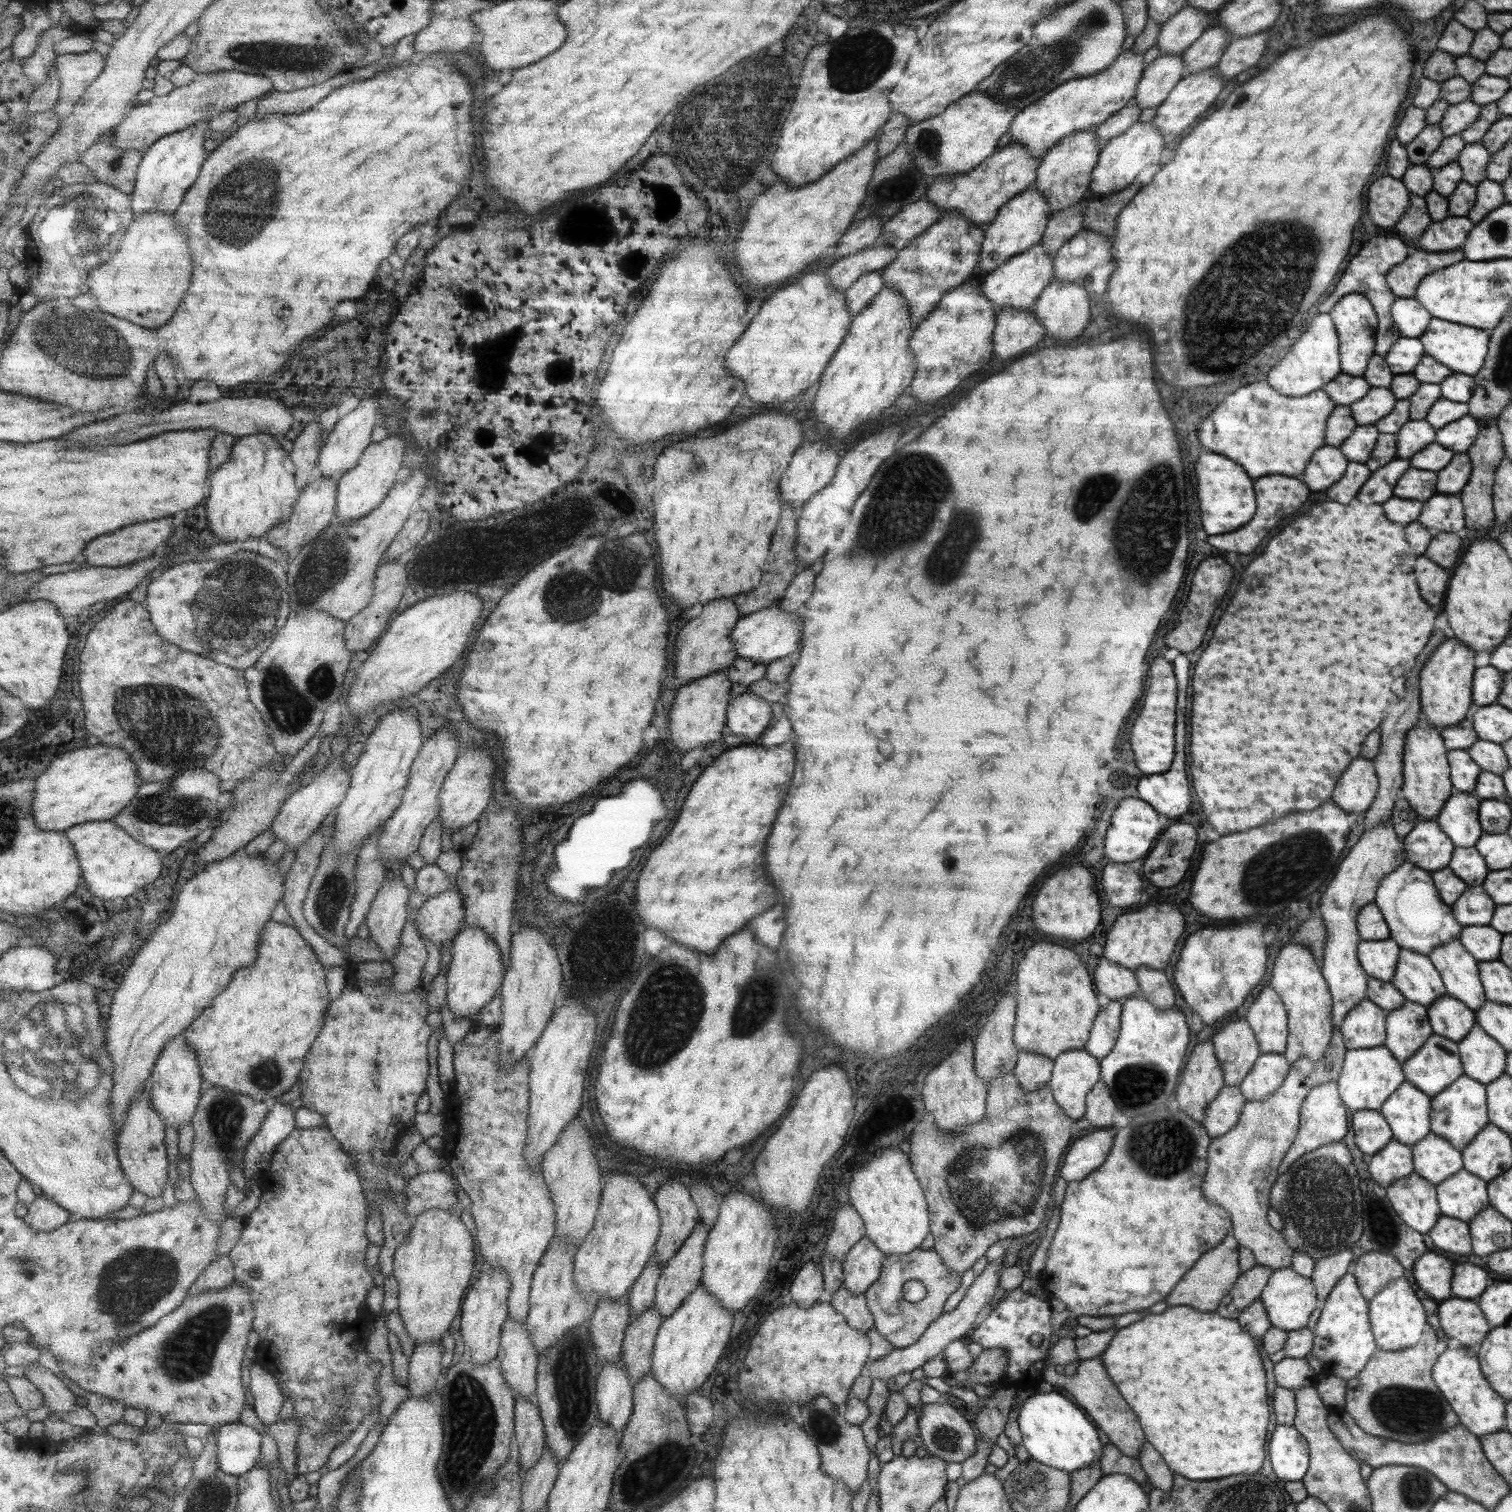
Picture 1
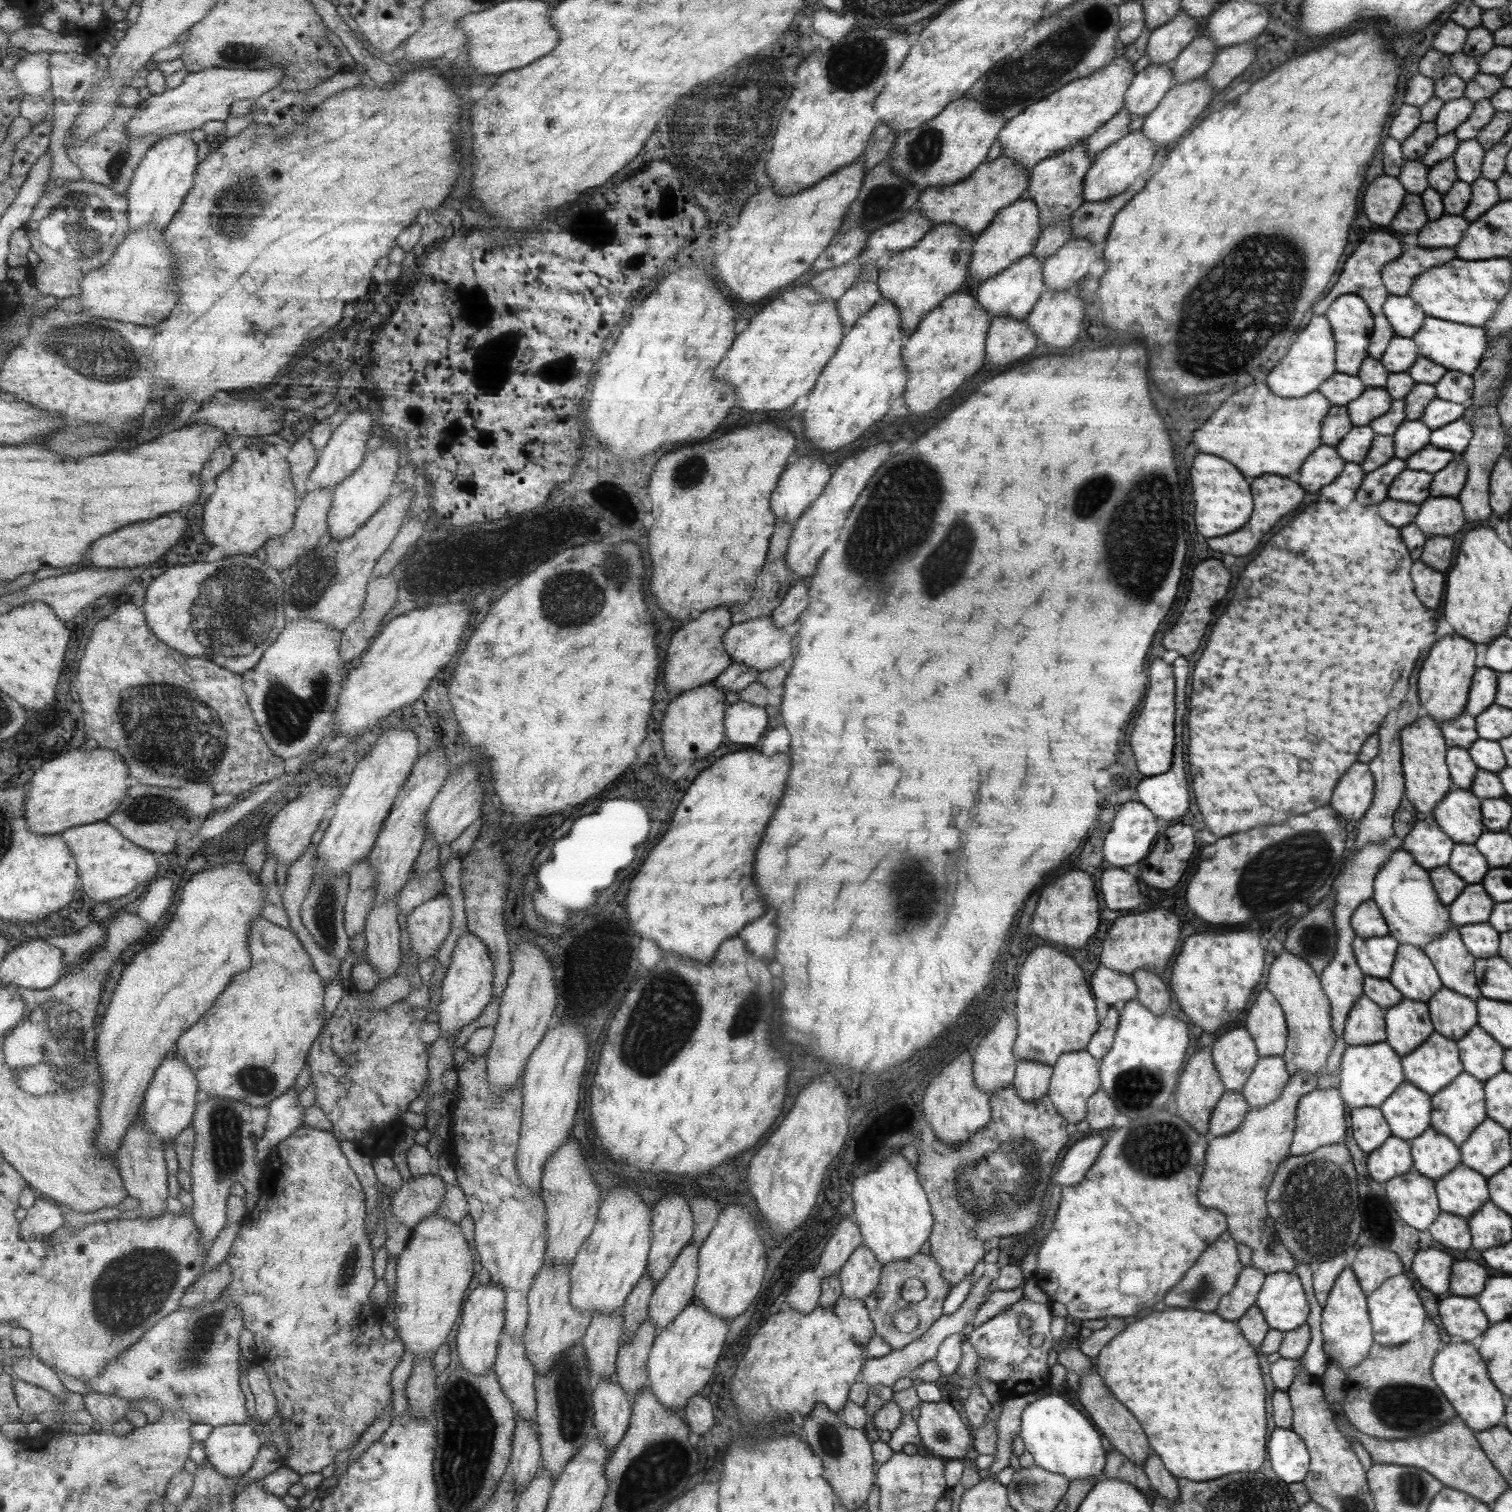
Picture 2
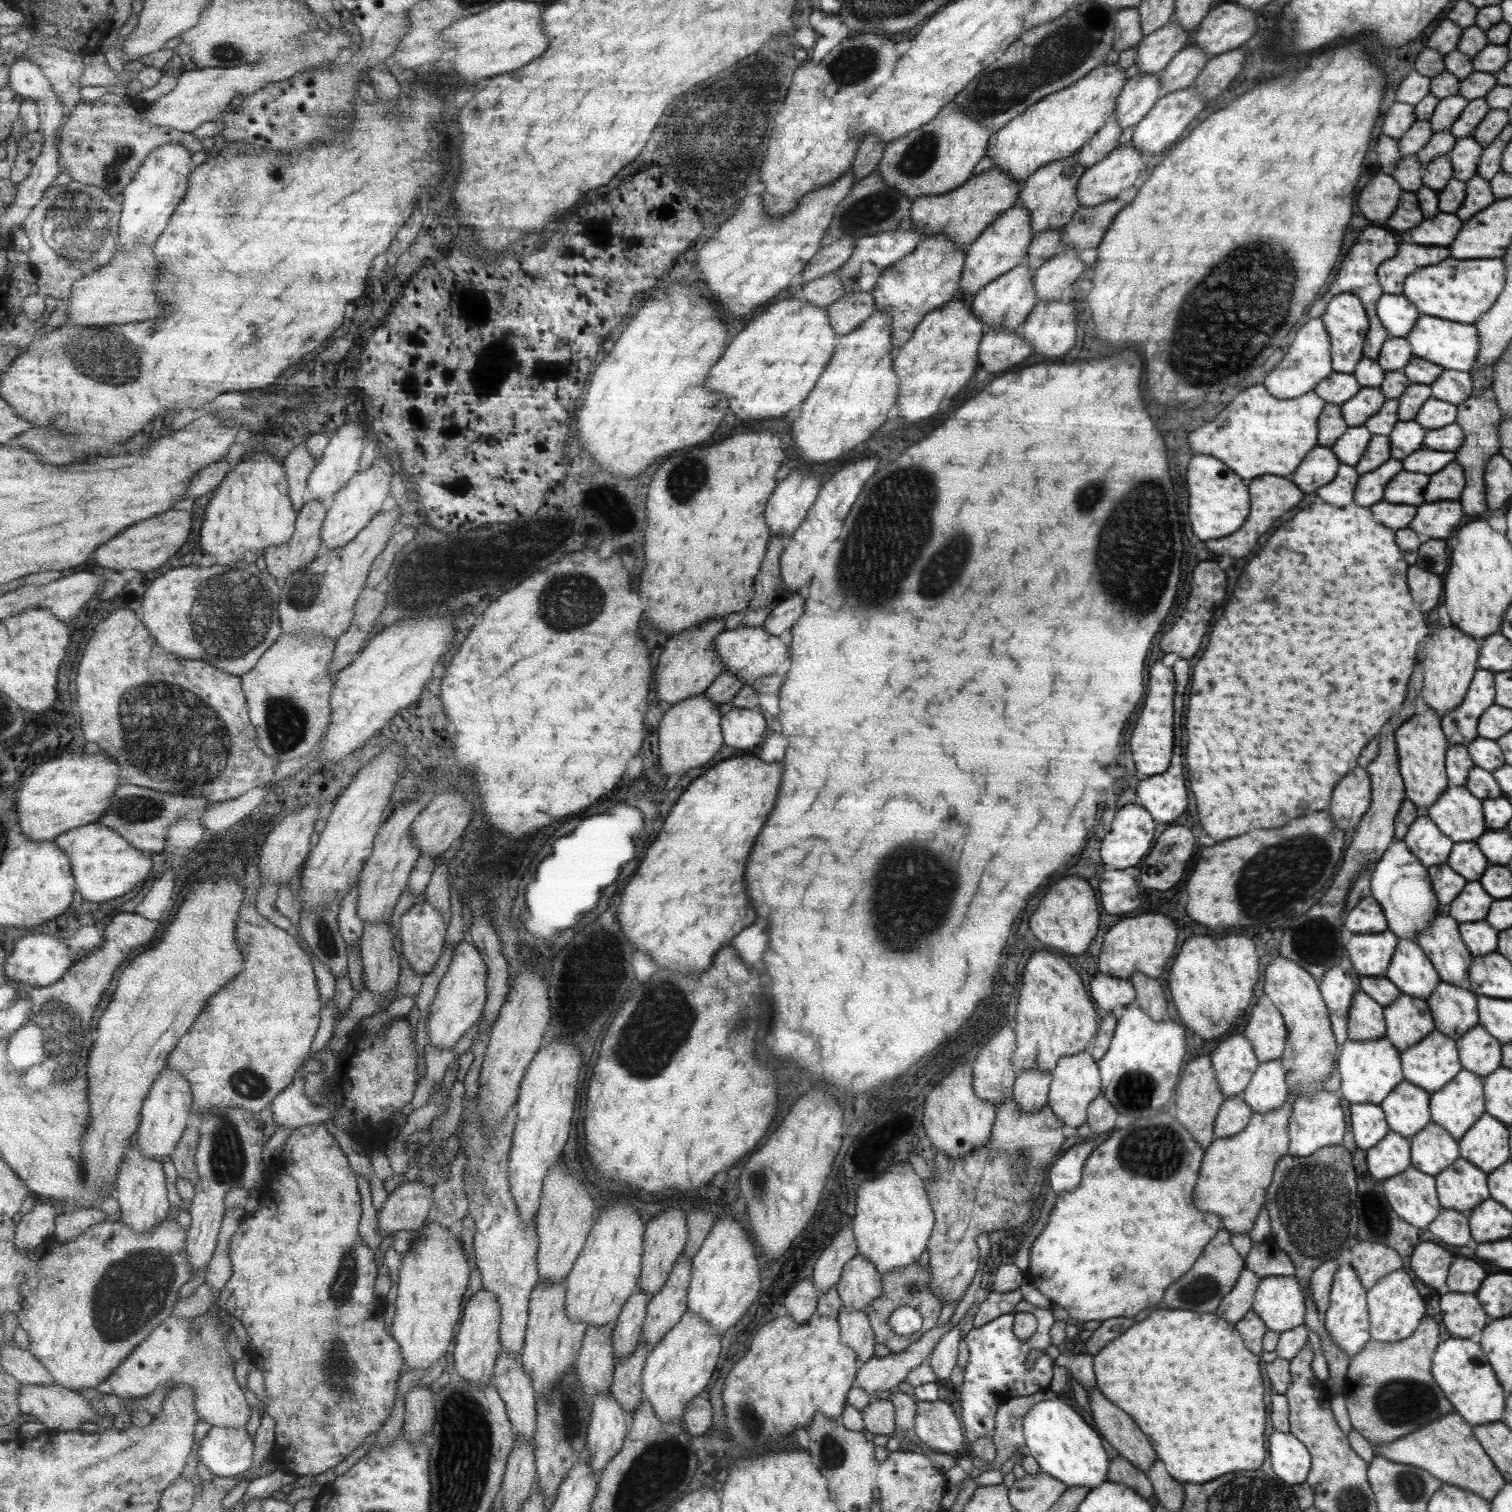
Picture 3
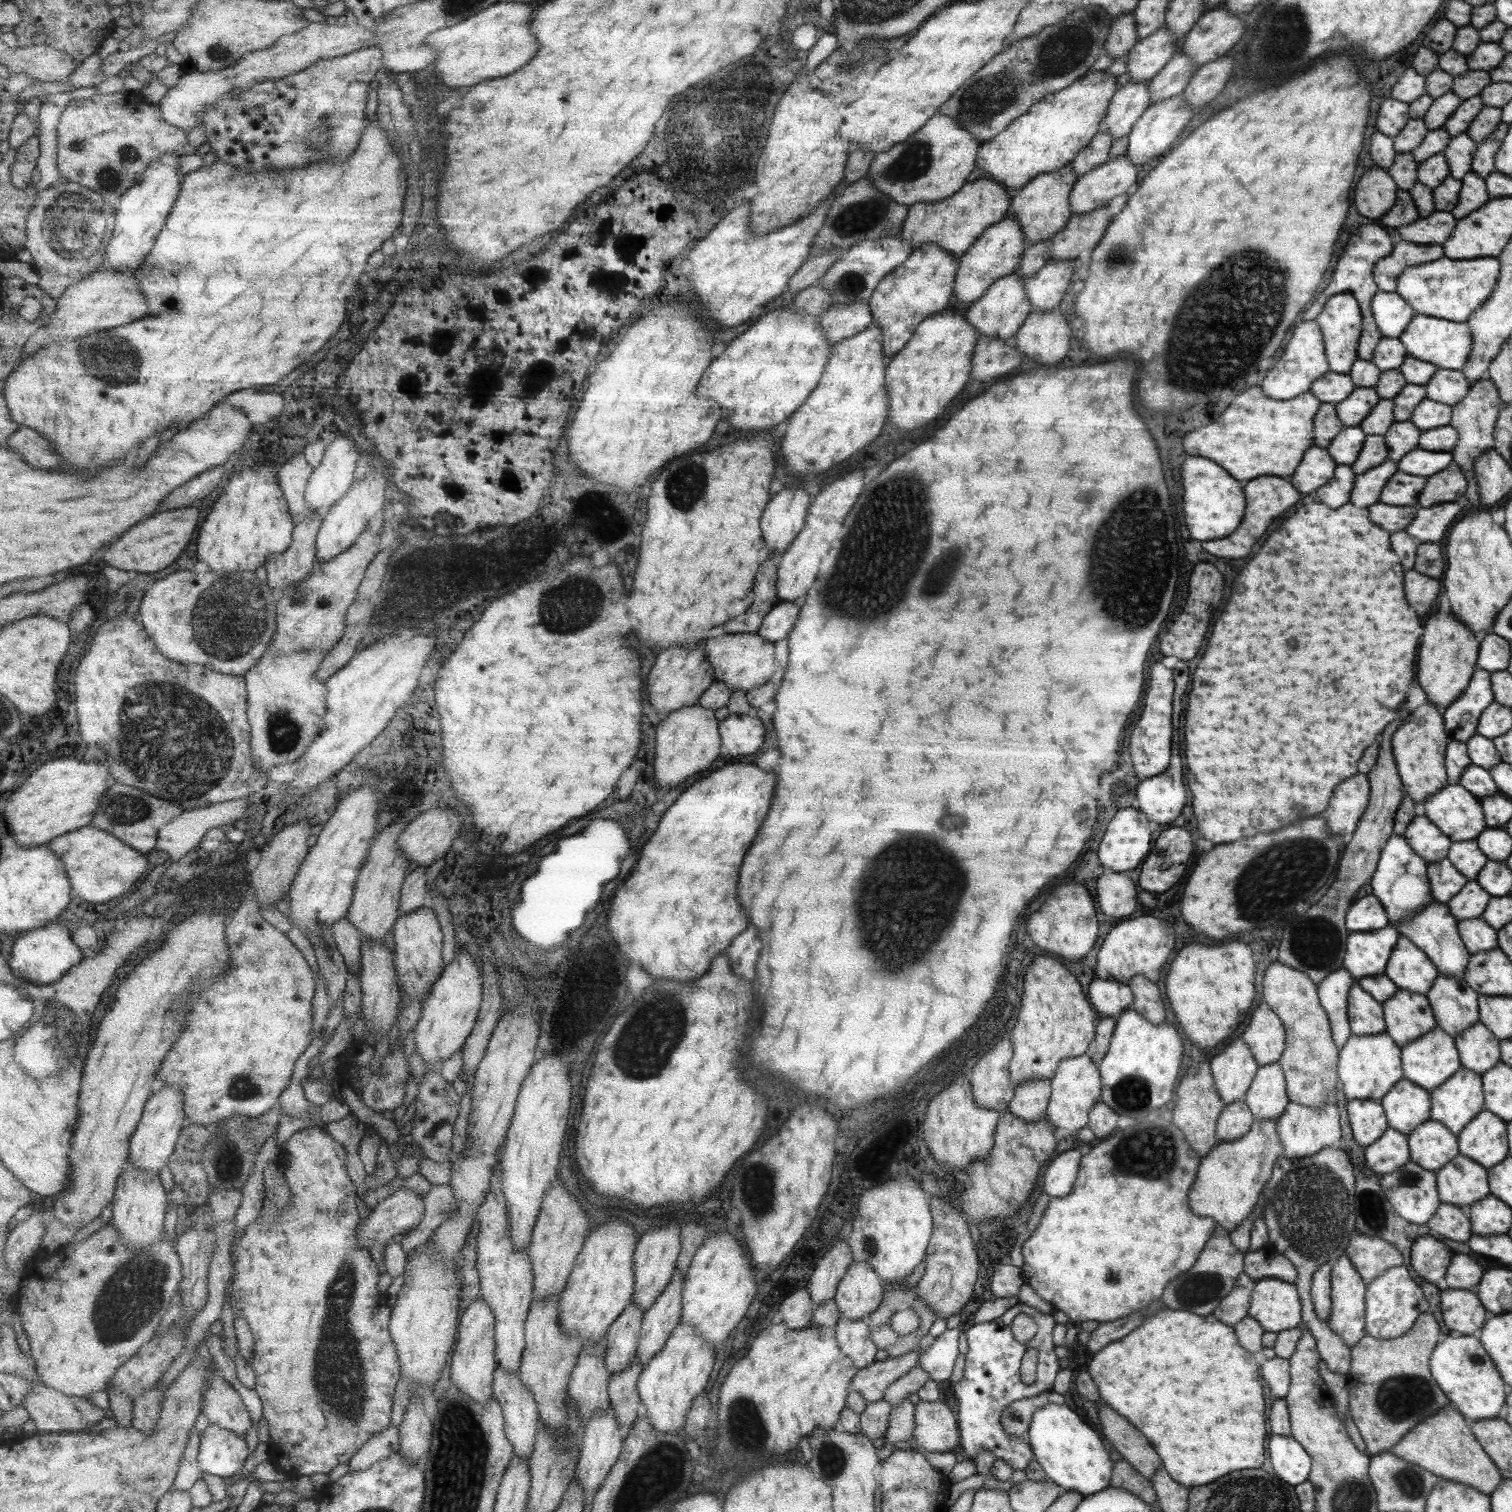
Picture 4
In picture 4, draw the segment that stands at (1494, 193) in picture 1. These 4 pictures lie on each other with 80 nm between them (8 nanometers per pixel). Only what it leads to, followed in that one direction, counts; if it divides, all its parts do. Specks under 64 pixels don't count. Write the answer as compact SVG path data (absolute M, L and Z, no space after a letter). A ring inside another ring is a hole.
M1469 172L1461 179L1460 183L1461 188L1459 189L1457 204L1450 211L1456 222L1461 221L1461 218L1468 217L1470 213L1480 209L1491 199L1484 180L1479 176Z

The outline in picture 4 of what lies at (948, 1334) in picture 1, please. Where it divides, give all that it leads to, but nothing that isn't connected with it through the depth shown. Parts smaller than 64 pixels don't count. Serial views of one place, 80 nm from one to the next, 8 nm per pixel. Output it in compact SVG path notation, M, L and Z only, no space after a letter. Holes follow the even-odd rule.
M920 1349L902 1354L900 1357L887 1357L885 1360L872 1362L860 1368L860 1372L852 1377L849 1390L861 1394L866 1402L880 1401L884 1391L898 1378L907 1374L916 1366Z

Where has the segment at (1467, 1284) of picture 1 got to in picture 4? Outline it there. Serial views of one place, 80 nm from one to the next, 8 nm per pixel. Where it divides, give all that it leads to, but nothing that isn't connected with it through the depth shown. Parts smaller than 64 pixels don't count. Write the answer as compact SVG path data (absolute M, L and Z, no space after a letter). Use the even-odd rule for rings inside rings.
M1455 1254L1448 1266L1448 1273L1445 1274L1445 1282L1448 1282L1449 1289L1472 1291L1479 1284L1481 1277L1483 1277L1481 1266L1477 1266L1465 1254Z

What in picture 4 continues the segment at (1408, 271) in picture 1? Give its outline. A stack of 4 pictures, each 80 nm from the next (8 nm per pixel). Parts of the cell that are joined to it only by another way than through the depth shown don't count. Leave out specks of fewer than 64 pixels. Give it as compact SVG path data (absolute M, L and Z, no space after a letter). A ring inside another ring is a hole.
M1397 240L1392 253L1376 262L1372 275L1383 292L1396 292L1396 279L1405 268L1442 258L1443 248L1438 244L1415 244Z

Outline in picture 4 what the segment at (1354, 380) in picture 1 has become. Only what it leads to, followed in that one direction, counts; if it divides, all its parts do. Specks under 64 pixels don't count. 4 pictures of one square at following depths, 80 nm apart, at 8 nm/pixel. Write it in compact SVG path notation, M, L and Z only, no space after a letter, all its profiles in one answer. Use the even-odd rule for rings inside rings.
M1330 369L1323 377L1312 382L1308 392L1316 395L1321 403L1335 405L1345 400L1355 387L1348 374L1337 374Z

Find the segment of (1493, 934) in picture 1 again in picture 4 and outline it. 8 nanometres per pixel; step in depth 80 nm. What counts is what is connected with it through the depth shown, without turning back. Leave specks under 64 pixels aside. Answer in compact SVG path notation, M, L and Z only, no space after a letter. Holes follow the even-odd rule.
M1483 917L1459 920L1457 930L1470 955L1496 947L1496 930L1493 930Z

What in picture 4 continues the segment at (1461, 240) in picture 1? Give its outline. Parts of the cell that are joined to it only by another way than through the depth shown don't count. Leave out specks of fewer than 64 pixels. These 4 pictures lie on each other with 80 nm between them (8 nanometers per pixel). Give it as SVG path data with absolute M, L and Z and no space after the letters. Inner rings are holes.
M1434 211L1431 217L1397 227L1395 233L1401 241L1441 245L1453 232L1455 225L1456 221L1450 212Z

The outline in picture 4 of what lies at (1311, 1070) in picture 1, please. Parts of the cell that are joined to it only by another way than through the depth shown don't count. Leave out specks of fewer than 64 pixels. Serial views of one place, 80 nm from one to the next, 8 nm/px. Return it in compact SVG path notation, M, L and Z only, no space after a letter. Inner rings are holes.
M1276 1119L1254 1120L1252 1128L1241 1139L1233 1142L1219 1142L1216 1146L1200 1158L1200 1167L1196 1173L1196 1180L1188 1192L1188 1205L1193 1208L1193 1214L1211 1217L1217 1225L1226 1231L1235 1230L1243 1224L1252 1210L1260 1203L1264 1185L1272 1177L1273 1166L1282 1156L1284 1147L1277 1138ZM1270 1245L1245 1253L1244 1272L1256 1281L1272 1278L1294 1284L1296 1279L1295 1267L1290 1262L1283 1261Z

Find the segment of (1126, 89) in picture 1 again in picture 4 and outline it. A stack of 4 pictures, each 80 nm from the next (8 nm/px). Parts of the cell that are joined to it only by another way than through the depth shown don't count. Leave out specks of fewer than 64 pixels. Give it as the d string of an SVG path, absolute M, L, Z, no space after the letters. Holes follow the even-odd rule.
M1088 71L1079 80L1073 82L1067 89L1061 89L1042 98L1035 105L1028 108L1028 112L1021 114L1012 121L992 141L983 142L977 154L977 169L982 171L982 176L1001 183L1009 194L1027 185L1037 174L1049 174L1063 168L1073 160L1077 152L1081 151L1089 140L1097 134L1102 127L1104 116L1108 110L1108 104L1117 88L1116 76L1107 71Z

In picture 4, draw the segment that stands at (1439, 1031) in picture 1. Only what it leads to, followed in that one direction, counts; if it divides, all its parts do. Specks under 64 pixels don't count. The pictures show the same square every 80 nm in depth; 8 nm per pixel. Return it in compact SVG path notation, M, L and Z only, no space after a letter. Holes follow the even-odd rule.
M1439 975L1426 997L1436 1026L1453 1037L1479 1021L1479 994L1464 979Z

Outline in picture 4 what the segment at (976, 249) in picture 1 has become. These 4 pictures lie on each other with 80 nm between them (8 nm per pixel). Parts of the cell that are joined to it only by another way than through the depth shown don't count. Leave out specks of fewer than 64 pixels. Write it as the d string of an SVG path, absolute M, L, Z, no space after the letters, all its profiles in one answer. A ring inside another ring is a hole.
M925 243L917 245L907 260L896 266L891 273L885 274L868 298L868 305L871 307L873 323L880 326L883 334L883 351L886 357L891 357L904 348L911 340L916 326L924 318L940 313L953 301L953 285L958 268L958 257L936 244Z

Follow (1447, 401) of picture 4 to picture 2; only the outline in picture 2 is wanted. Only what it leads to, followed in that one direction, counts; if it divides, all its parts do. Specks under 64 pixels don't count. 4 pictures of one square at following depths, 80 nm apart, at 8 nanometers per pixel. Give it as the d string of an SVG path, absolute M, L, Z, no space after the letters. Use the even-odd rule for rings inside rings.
M1451 370L1446 371L1434 384L1434 388L1437 398L1455 404L1464 404L1472 398L1472 375Z

